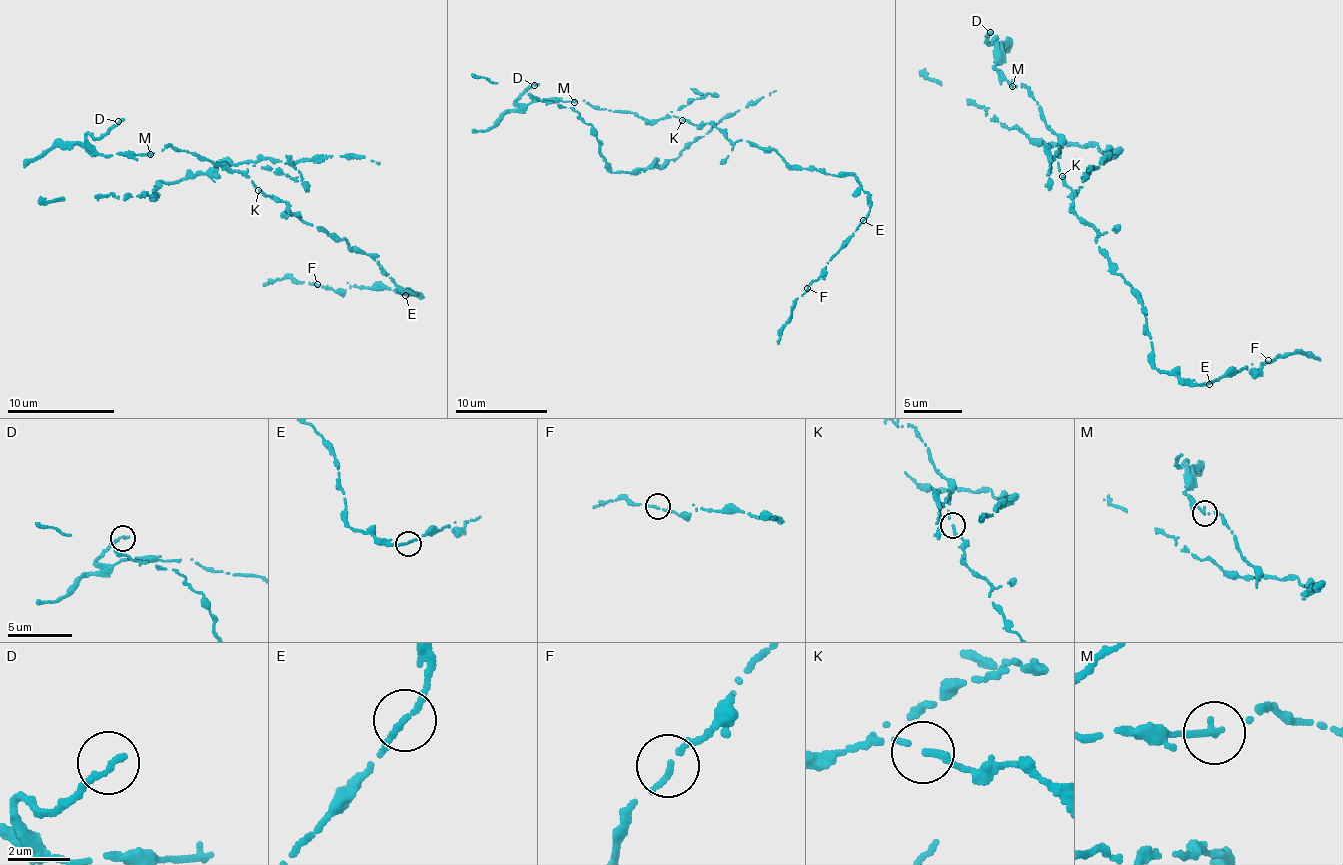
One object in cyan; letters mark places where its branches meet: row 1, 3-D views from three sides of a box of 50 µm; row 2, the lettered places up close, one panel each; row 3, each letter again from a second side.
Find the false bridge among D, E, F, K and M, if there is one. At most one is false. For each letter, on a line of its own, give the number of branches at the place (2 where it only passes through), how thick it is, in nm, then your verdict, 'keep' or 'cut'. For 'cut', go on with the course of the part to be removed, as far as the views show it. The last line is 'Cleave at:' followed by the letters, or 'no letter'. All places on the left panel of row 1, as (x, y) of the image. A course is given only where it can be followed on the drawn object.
D: 1 branches meet; 260 nm thick; keep
E: 1 branches meet; 280 nm thick; keep
F: 1 branches meet; 240 nm thick; keep
K: 1 branches meet; 280 nm thick; keep
M: 1 branches meet; 260 nm thick; keep
Cleave at: no letter

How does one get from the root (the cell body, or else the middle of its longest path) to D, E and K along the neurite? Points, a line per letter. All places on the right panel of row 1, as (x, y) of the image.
D: (1058, 153), (1057, 136), (1030, 92), (992, 67), (998, 59), (995, 41), (987, 43), (990, 32)
E: (1058, 153), (1074, 212), (1097, 233), (1110, 269), (1142, 300), (1153, 366), (1209, 384)
K: (1058, 153), (1057, 163), (1062, 176)

